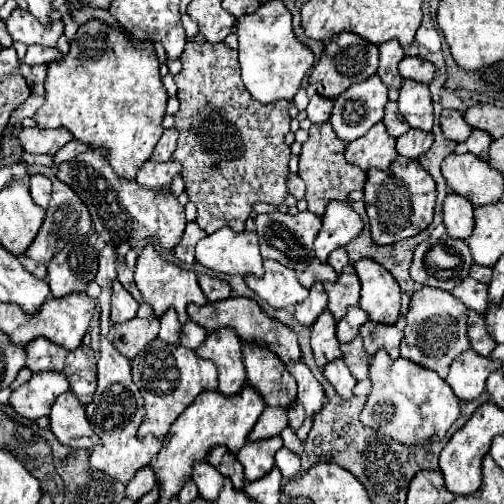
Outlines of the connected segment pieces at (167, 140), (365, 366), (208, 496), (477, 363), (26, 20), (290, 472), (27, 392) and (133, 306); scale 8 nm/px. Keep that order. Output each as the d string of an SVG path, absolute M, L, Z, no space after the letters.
M175 128L165 130L163 136L161 136L161 140L157 142L157 146L153 150L151 160L155 160L155 162L169 162L171 156L173 156L175 144L177 144L177 136L179 136L179 132L175 132Z
M357 336L353 342L341 344L343 362L349 366L355 380L365 380L369 376L369 356L363 350L363 340Z
M197 462L193 466L193 476L191 478L197 484L199 496L203 500L209 500L209 502L215 502L217 500L221 488L223 488L223 480L225 480L225 476L219 470L215 470L207 462Z
M467 350L453 360L445 382L453 388L459 400L471 402L479 398L479 394L485 390L487 376L495 370L499 370L499 362L483 358L475 350Z
M17 8L7 20L7 30L13 40L23 42L25 46L31 44L41 44L41 46L51 46L57 48L57 40L64 33L64 23L62 20L56 20L49 26L39 24L35 16L31 16L27 10Z
M281 448L277 454L275 454L275 462L277 462L277 468L281 470L281 474L285 478L293 478L299 468L301 468L301 462L299 462L299 456L287 448Z
M41 372L41 374L33 374L29 382L13 390L9 404L19 416L37 420L41 416L47 416L53 400L67 390L69 390L69 384L63 374Z
M113 282L113 296L111 296L111 322L121 324L137 316L139 304L133 300L133 296L119 284Z

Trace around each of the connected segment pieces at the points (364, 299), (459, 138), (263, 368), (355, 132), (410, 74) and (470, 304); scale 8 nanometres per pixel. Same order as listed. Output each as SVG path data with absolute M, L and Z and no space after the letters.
M361 258L353 264L361 280L359 306L377 324L395 324L401 308L401 292L395 278L377 262Z
M443 110L441 130L447 136L447 140L453 142L465 142L471 134L471 126L463 120L463 114L457 110Z
M243 344L243 362L247 382L261 394L265 406L287 410L297 396L297 384L283 362L271 350L255 344Z
M375 74L369 80L355 84L355 88L351 86L335 100L329 122L339 140L349 144L359 136L365 136L373 124L383 120L387 102L387 86Z
M403 58L399 62L399 74L421 84L431 84L431 80L435 78L435 66L423 58Z
M465 278L461 284L457 284L451 292L455 298L459 298L469 310L475 310L477 314L485 314L489 302L487 302L487 286L473 280Z

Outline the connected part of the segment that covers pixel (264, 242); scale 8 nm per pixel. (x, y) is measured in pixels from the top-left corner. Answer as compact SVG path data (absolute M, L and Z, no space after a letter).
M275 212L275 214L261 214L255 218L255 222L257 222L257 236L259 236L263 258L277 260L283 266L293 268L295 272L303 272L303 268L307 268L307 264L311 264L311 260L315 260L313 240L321 228L319 216L315 216L311 212L299 212L295 216Z

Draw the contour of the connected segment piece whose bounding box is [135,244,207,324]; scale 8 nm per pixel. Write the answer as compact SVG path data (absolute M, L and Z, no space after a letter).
M151 244L145 246L139 254L139 260L137 260L137 266L135 266L135 284L137 284L137 288L143 296L143 302L147 302L153 308L157 318L161 318L169 308L175 308L179 322L185 324L189 320L189 316L185 312L189 304L197 304L197 306L207 304L207 298L203 296L203 292L197 284L197 274L191 272L191 270L181 270L179 266L163 260Z

